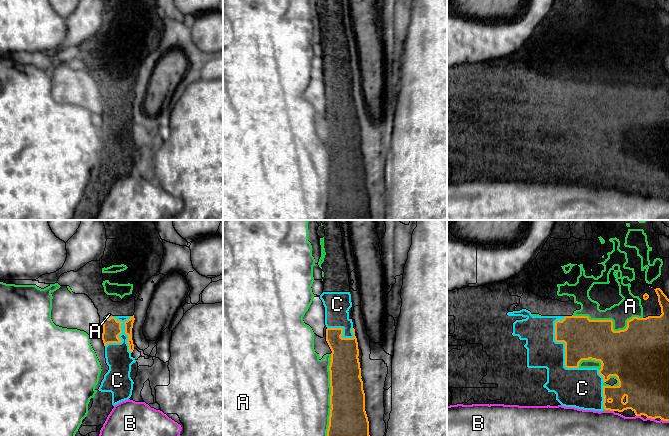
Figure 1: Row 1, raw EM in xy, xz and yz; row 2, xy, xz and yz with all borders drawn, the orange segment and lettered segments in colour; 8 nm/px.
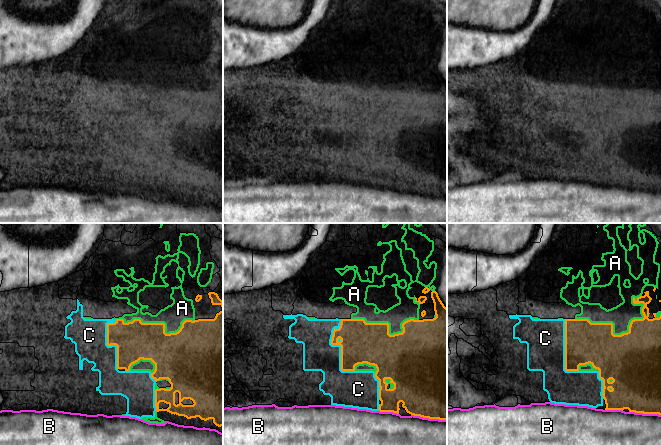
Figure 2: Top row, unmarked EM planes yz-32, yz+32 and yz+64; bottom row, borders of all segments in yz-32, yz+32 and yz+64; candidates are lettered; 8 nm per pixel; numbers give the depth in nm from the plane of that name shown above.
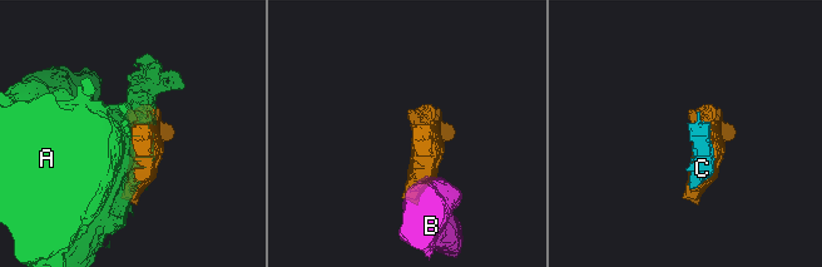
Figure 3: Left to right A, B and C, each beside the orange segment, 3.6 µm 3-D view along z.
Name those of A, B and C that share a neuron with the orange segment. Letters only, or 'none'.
C

